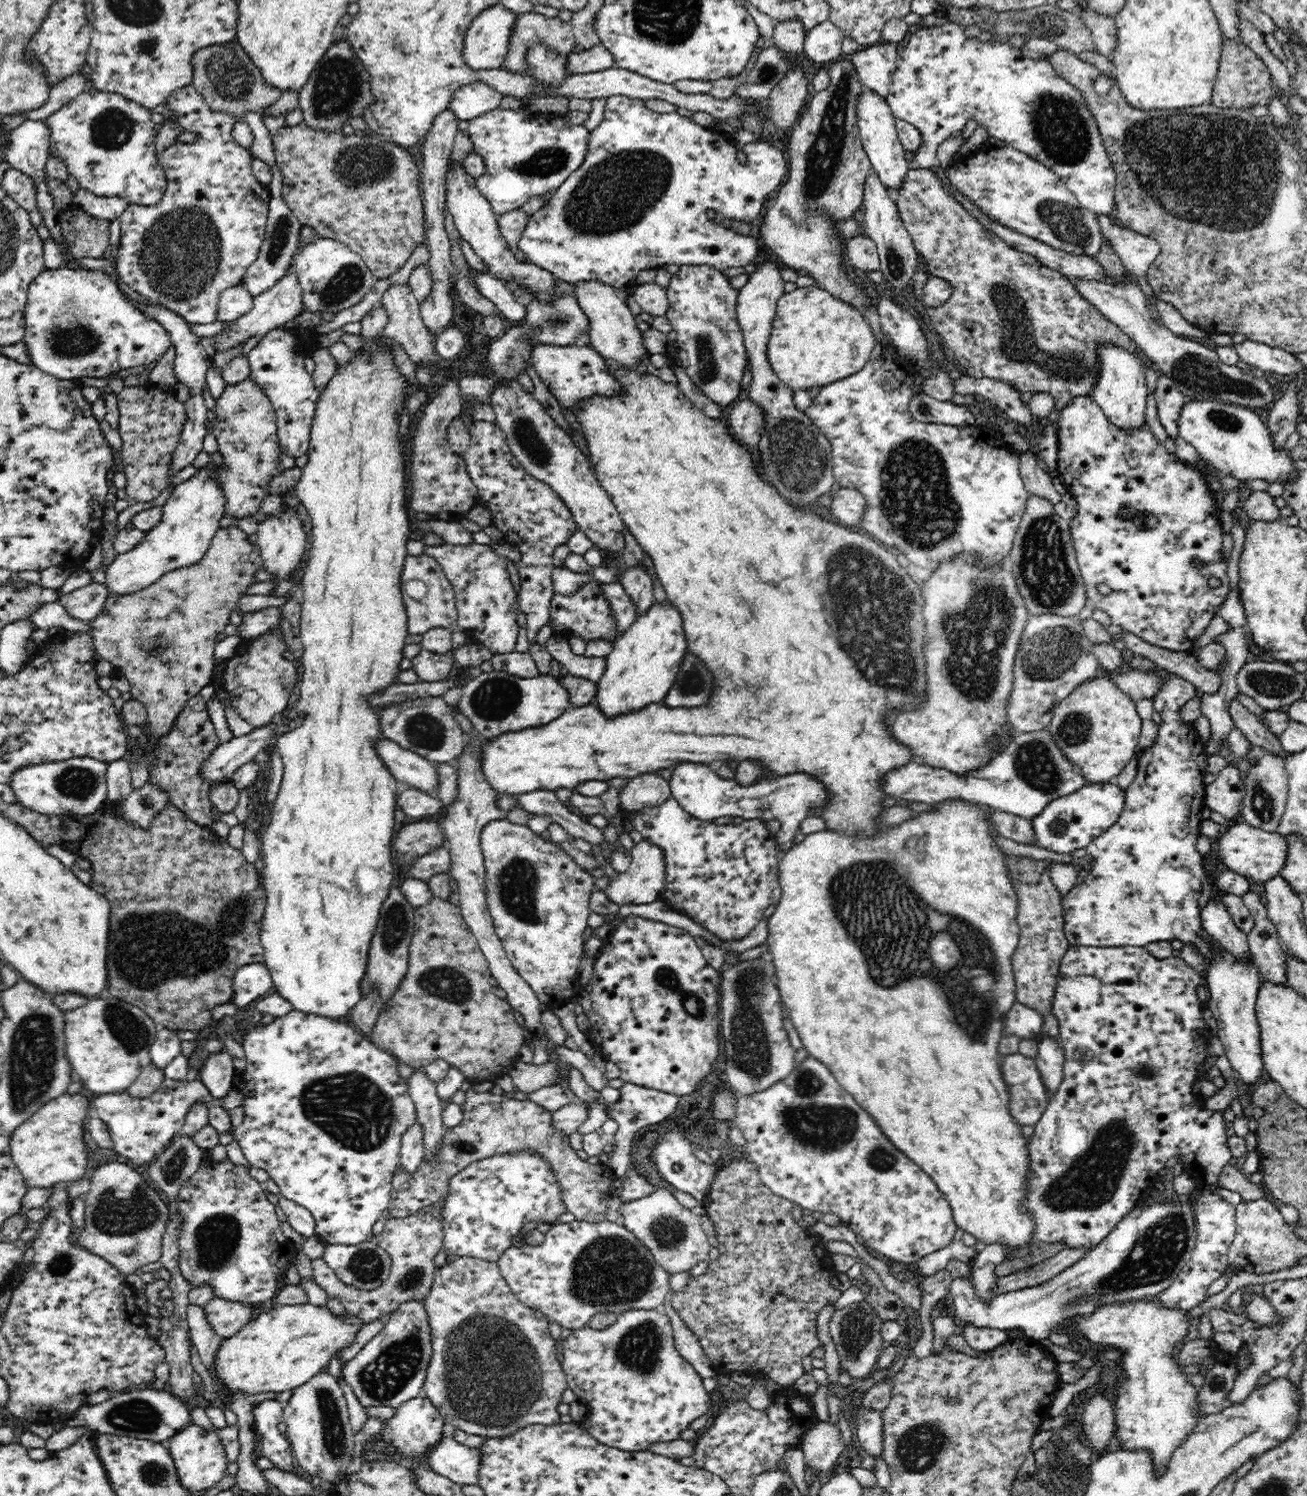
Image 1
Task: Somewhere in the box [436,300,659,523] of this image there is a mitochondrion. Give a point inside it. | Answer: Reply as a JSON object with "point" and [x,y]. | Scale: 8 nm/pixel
{"point":[524,432]}

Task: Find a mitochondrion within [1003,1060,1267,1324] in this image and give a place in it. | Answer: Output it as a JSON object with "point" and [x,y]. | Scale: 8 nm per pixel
{"point":[1156,1254]}

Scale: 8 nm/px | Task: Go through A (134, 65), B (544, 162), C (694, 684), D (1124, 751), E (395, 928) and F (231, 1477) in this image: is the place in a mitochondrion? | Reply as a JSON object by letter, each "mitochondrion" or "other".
{"A":"other","B":"mitochondrion","C":"mitochondrion","D":"other","E":"mitochondrion","F":"other"}

